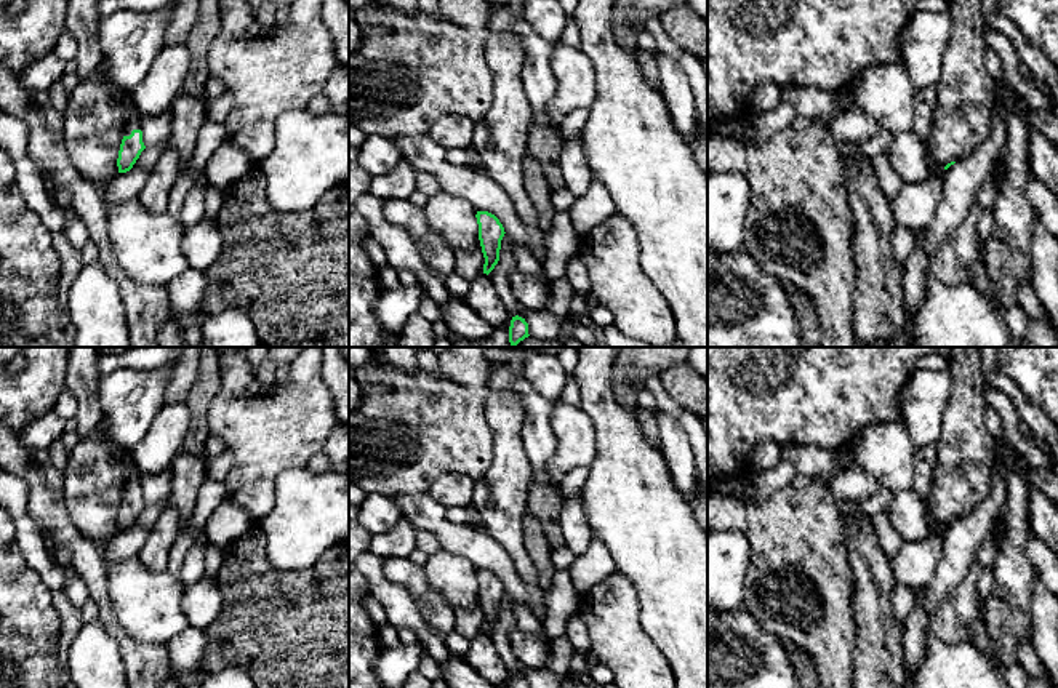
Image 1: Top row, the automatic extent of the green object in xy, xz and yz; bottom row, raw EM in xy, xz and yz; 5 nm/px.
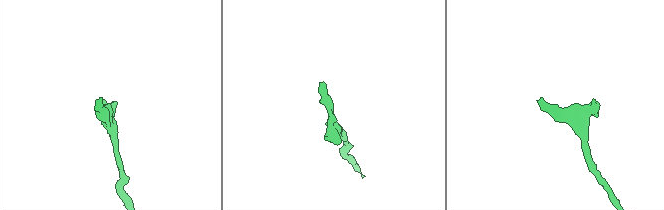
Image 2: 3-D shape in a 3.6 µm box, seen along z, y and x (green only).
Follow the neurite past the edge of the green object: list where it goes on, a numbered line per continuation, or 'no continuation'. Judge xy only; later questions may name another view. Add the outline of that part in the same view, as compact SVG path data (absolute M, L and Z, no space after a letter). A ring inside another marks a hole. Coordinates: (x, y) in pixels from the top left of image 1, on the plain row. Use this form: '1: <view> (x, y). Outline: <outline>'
1: xy (133, 480). Outline: M131 462L131 474L125 483L125 494L130 494L133 488L141 488L141 472L134 462Z

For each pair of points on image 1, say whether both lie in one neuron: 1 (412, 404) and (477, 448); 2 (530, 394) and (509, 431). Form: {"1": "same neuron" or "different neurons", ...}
{"1": "same neuron", "2": "different neurons"}

